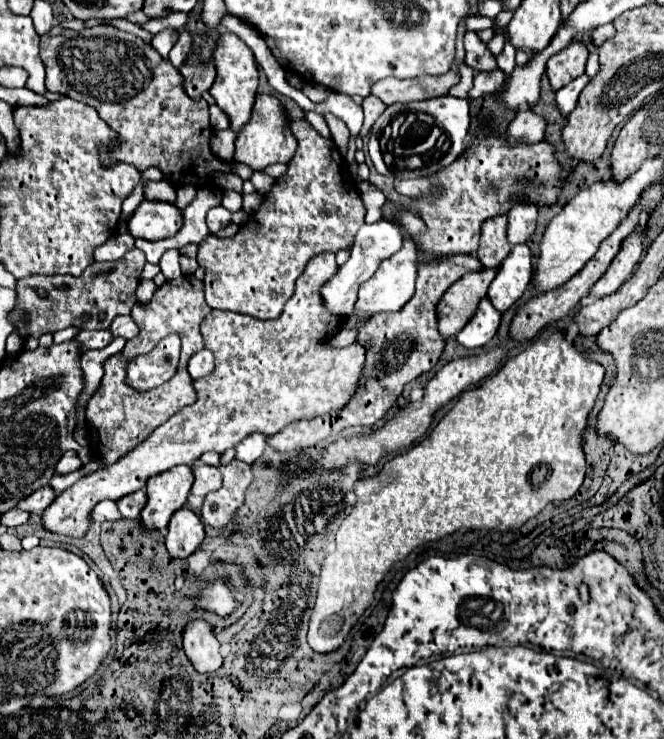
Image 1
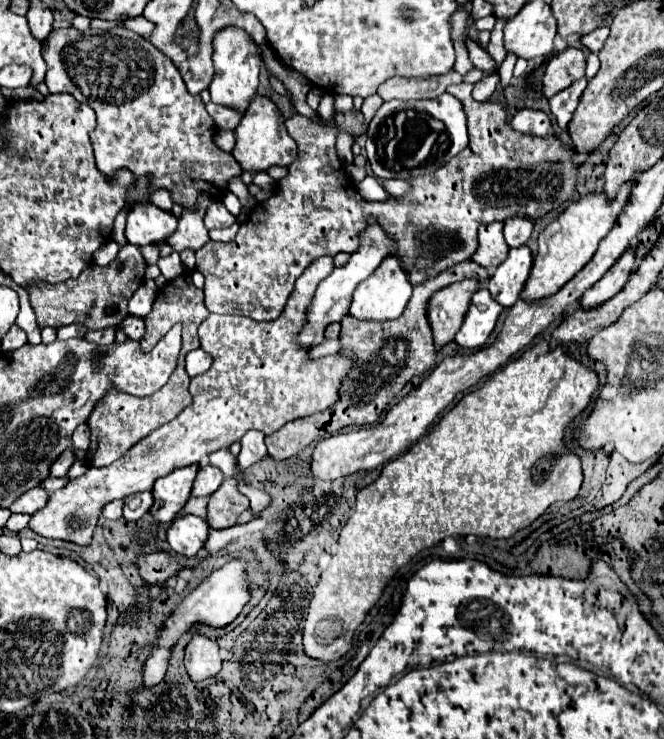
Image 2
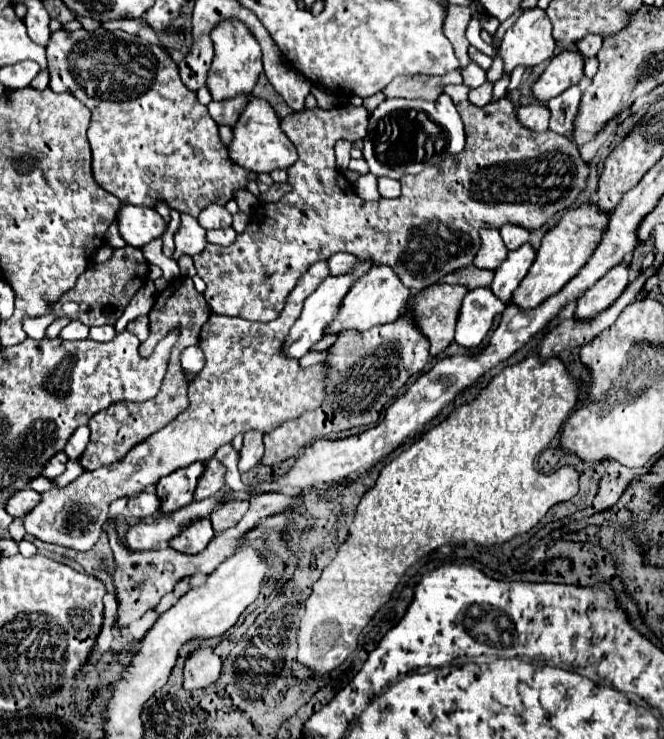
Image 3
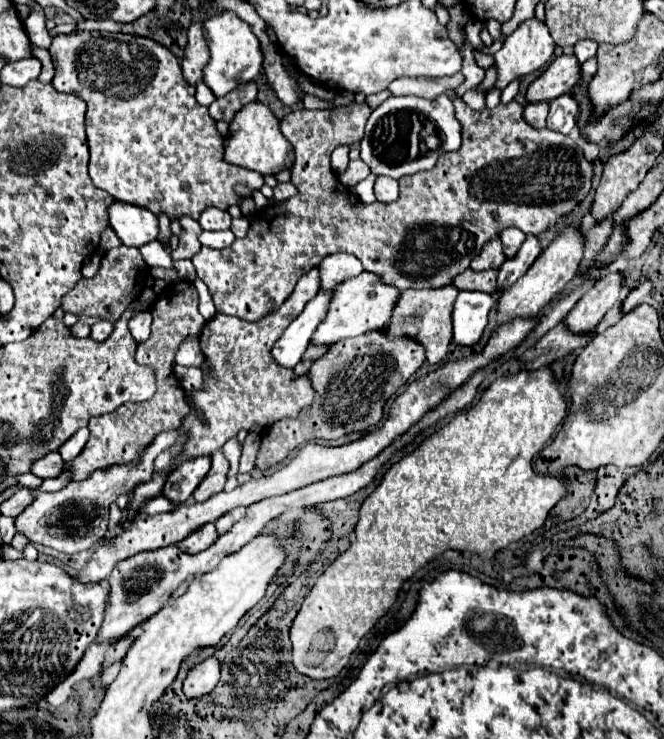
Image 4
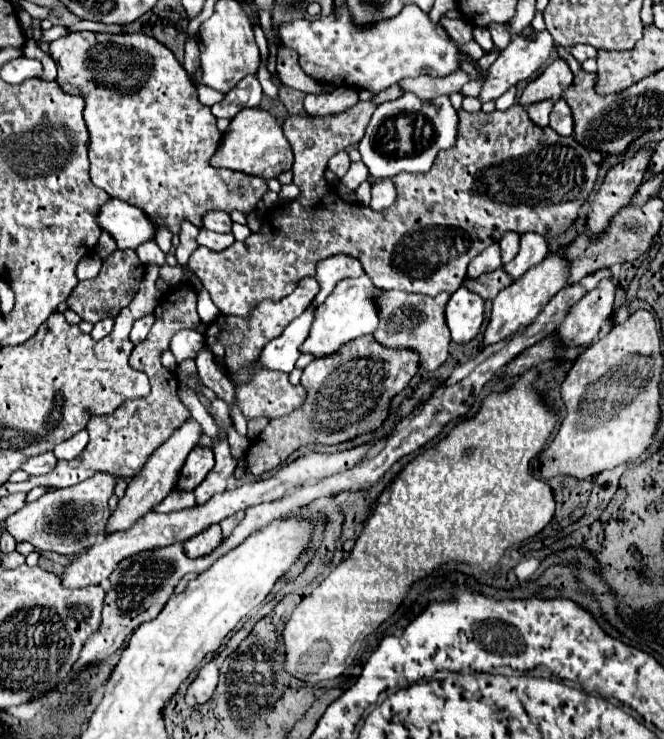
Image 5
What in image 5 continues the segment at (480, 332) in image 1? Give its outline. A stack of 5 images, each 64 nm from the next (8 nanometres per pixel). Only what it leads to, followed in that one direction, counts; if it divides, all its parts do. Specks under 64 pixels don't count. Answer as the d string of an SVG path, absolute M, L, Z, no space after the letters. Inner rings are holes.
M462 286L450 296L444 316L452 340L466 344L480 332L484 322L484 300Z

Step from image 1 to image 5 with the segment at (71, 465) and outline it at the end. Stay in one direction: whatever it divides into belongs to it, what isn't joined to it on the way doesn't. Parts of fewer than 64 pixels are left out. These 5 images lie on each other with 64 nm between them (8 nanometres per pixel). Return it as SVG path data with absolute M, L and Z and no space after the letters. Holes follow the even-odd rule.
M52 452L40 454L40 456L32 456L22 464L22 470L28 472L30 476L40 476L40 474L48 474L52 468L56 466L56 458Z

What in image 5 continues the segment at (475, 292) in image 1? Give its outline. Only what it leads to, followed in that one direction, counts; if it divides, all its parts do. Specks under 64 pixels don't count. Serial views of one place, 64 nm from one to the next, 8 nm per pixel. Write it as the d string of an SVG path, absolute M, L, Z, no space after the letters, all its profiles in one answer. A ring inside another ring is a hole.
M380 290L376 292L376 308L380 308L380 324L372 334L374 340L388 348L408 348L414 350L420 360L418 366L422 370L434 372L448 356L450 332L444 320L444 306L450 300L450 294L442 292L434 298L406 294L400 290Z

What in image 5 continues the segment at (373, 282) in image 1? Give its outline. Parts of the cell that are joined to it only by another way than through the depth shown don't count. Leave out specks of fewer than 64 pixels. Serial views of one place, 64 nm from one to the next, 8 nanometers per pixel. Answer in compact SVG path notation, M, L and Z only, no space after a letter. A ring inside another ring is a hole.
M362 274L360 278L340 280L336 284L336 288L332 290L332 294L326 298L326 302L316 310L308 340L304 340L300 352L302 354L312 354L314 358L324 358L324 356L330 356L330 354L338 352L338 348L342 344L346 344L348 340L372 334L376 330L380 318L378 318L374 300L368 296L370 290L376 290L376 288L366 274Z

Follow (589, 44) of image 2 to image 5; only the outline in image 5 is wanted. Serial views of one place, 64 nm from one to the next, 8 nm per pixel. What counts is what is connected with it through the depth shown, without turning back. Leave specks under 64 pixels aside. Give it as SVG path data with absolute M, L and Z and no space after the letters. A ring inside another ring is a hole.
M578 44L578 46L574 46L574 48L570 50L570 54L572 54L578 62L584 62L584 60L596 56L596 48L592 48L592 46L588 46L588 44Z

